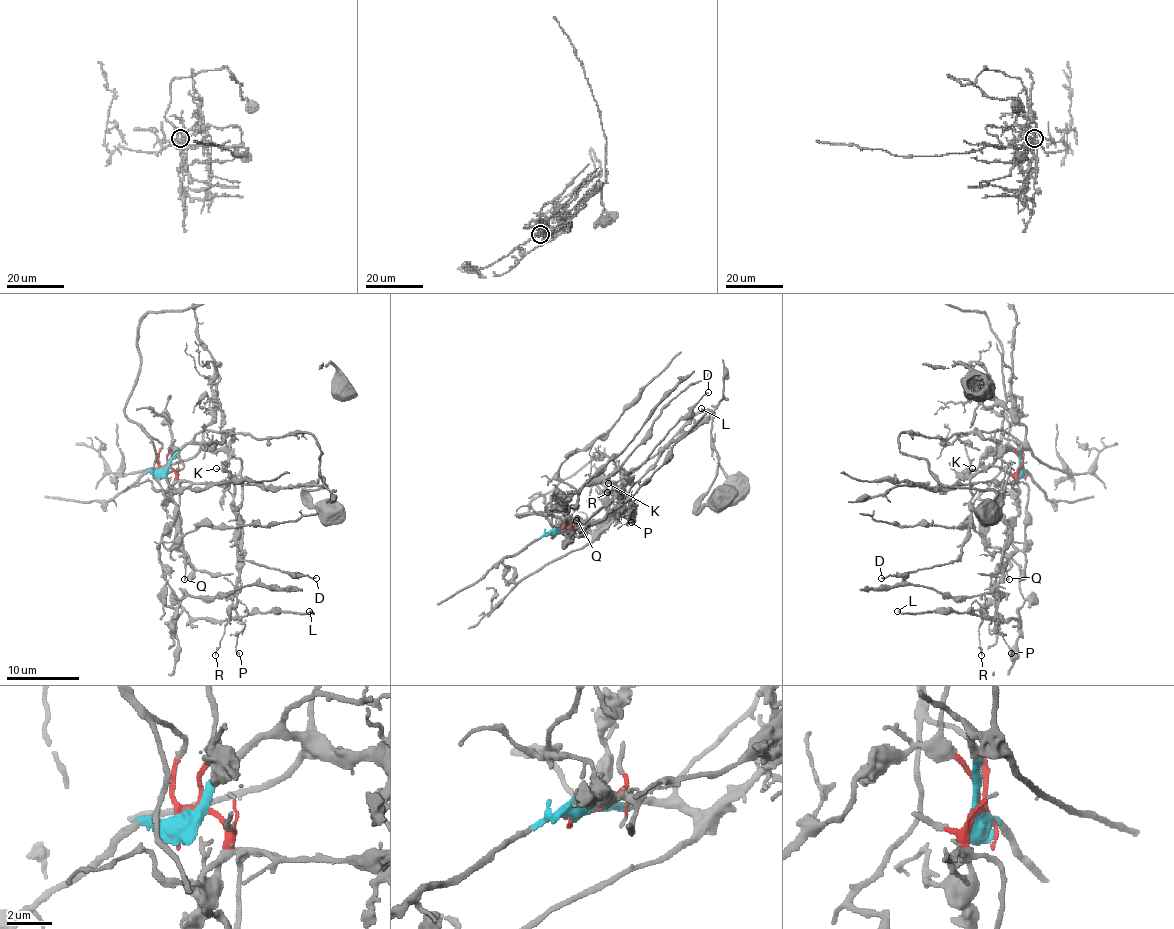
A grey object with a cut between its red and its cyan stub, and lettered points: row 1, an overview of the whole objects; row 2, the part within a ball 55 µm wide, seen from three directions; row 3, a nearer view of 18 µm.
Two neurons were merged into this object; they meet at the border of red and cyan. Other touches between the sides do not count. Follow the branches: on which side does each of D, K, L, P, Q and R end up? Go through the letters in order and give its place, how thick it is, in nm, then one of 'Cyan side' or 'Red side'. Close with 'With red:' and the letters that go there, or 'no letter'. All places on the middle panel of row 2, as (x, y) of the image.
D: Place: (708, 392). Thickness 130 nm. Cyan side
K: Place: (608, 483). Thickness 100 nm. Cyan side
L: Place: (701, 408). Thickness 140 nm. Red side
P: Place: (631, 522). Thickness 130 nm. Cyan side
Q: Place: (576, 520). Thickness 120 nm. Red side
R: Place: (607, 492). Thickness 140 nm. Cyan side
With red: L, Q

